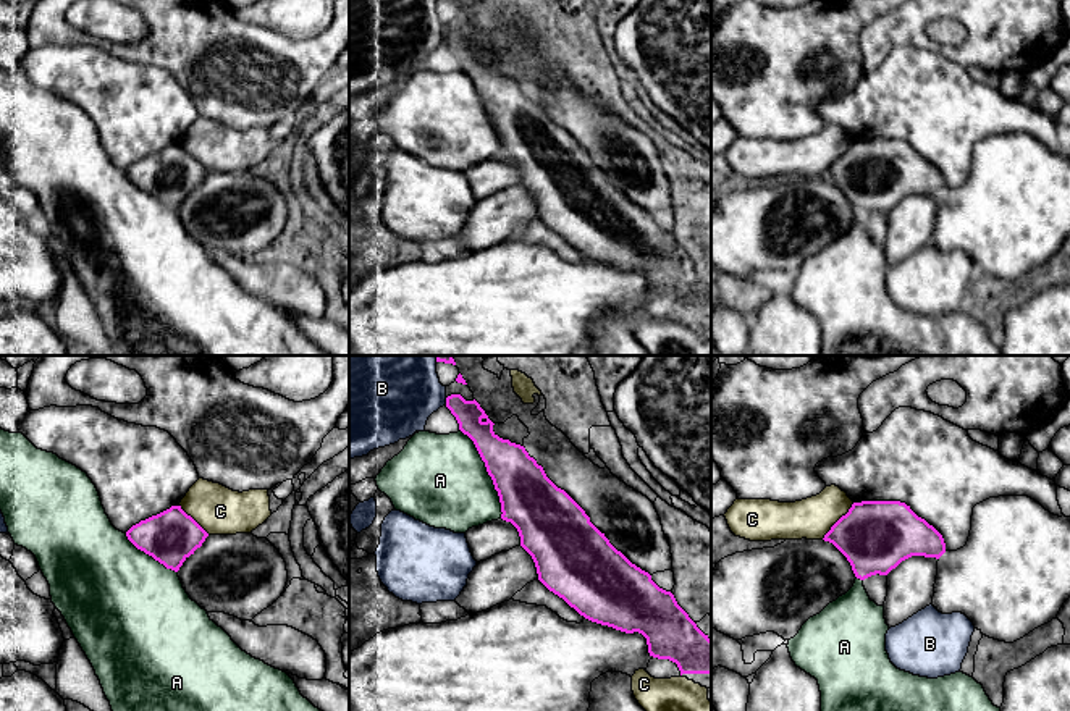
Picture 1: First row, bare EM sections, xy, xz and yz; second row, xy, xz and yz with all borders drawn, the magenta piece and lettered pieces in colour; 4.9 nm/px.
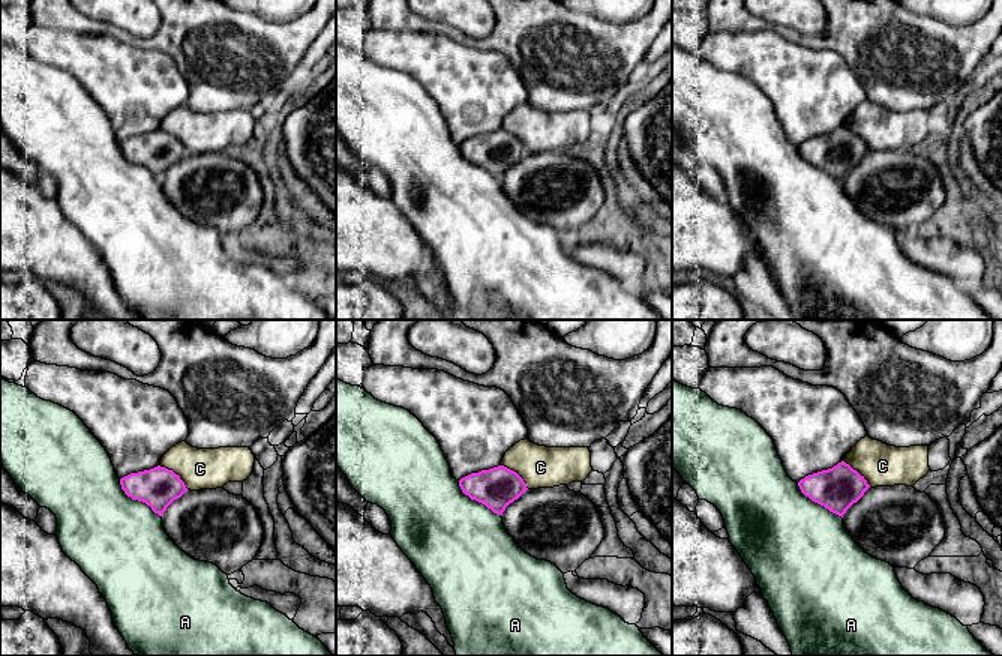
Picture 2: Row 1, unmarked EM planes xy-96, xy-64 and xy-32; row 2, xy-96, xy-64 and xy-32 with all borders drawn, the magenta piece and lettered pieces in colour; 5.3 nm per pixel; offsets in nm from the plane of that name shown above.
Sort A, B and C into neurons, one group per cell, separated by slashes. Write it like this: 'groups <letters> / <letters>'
groups A / B / C

